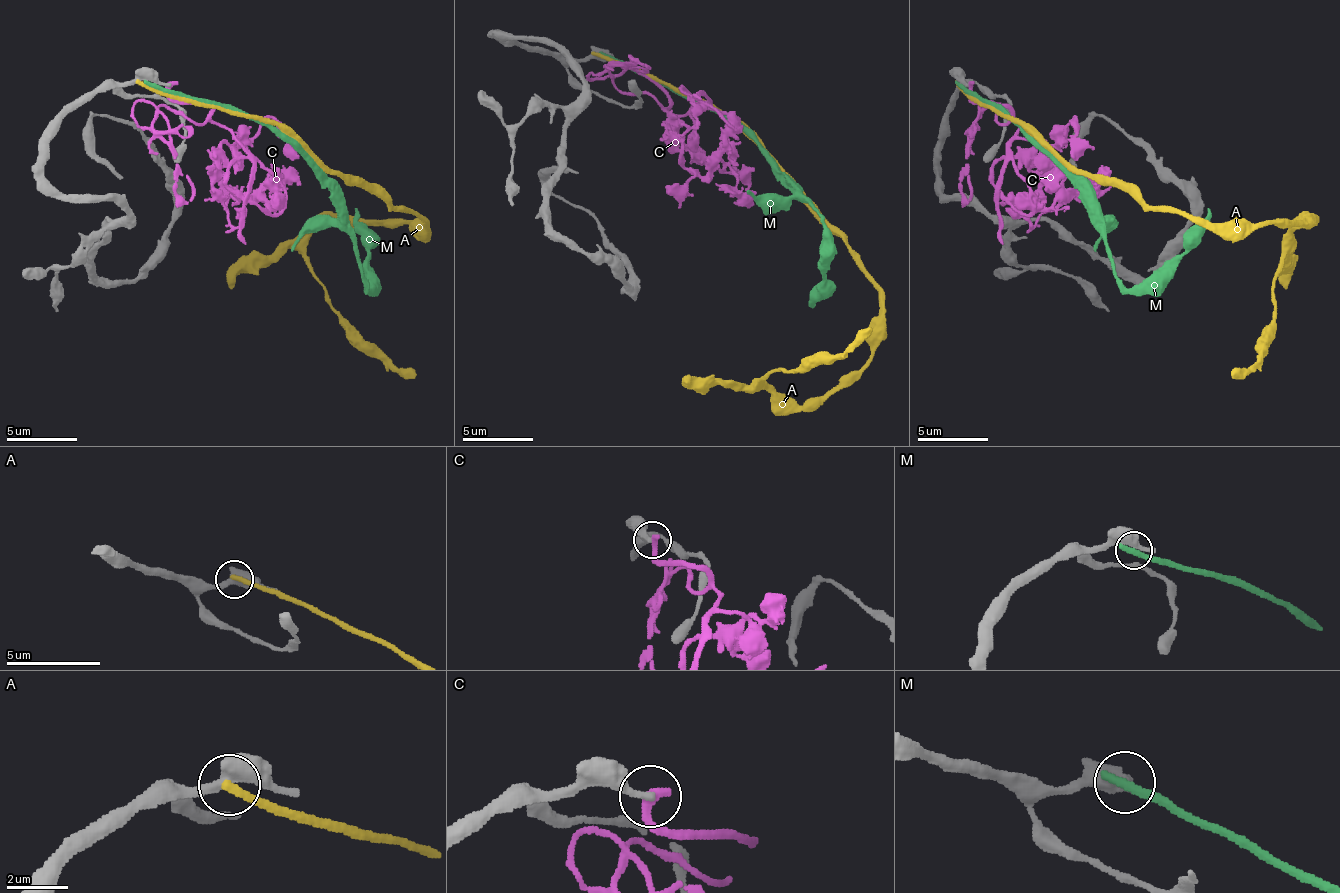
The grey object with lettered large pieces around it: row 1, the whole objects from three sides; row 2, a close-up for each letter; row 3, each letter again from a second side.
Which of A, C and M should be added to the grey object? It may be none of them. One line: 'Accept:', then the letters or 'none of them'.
Accept: none of them

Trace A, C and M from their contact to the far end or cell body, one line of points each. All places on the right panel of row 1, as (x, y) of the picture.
A: (959, 80), (1072, 168), (1117, 179), (1142, 203), (1195, 221), (1310, 221), (1286, 242), (1261, 354), (1230, 375)
C: (970, 84), (977, 101), (998, 101), (1019, 126), (1012, 168), (1029, 193), (1054, 200), (1068, 175), (1107, 172)
M: (959, 84), (1015, 122), (1075, 182), (1114, 273), (1128, 288), (1142, 288), (1184, 249), (1209, 207)

